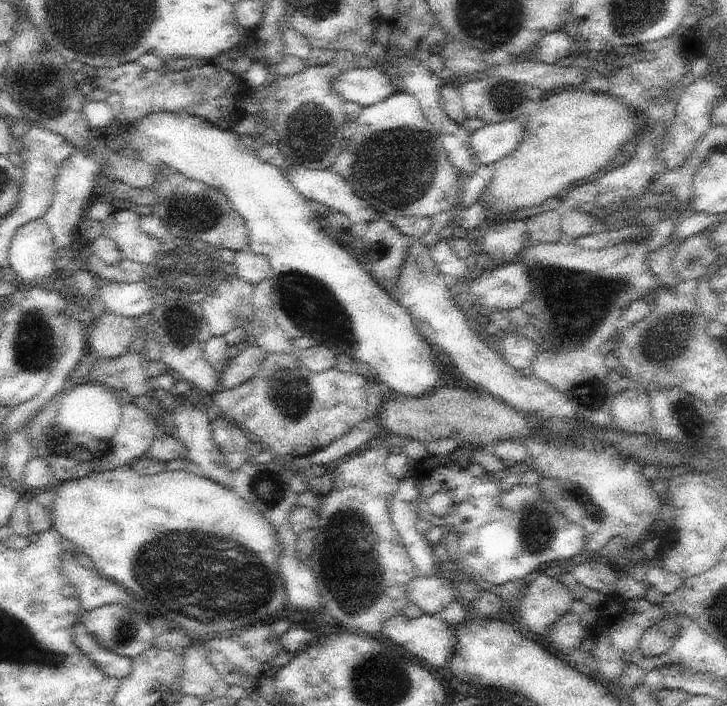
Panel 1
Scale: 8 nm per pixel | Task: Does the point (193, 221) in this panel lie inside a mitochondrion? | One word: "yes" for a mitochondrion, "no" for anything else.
yes

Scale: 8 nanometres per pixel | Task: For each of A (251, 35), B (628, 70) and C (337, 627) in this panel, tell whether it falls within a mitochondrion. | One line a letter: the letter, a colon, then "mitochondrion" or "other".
A: other
B: other
C: other

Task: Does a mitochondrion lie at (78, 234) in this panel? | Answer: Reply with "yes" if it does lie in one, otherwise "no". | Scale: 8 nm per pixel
no

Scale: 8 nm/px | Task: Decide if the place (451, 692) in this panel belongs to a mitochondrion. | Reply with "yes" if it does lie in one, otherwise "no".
no

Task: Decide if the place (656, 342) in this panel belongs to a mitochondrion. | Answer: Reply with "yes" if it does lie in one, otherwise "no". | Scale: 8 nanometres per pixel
yes

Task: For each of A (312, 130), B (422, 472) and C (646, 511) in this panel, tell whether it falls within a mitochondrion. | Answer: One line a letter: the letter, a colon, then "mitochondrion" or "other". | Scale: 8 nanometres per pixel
A: mitochondrion
B: other
C: other

